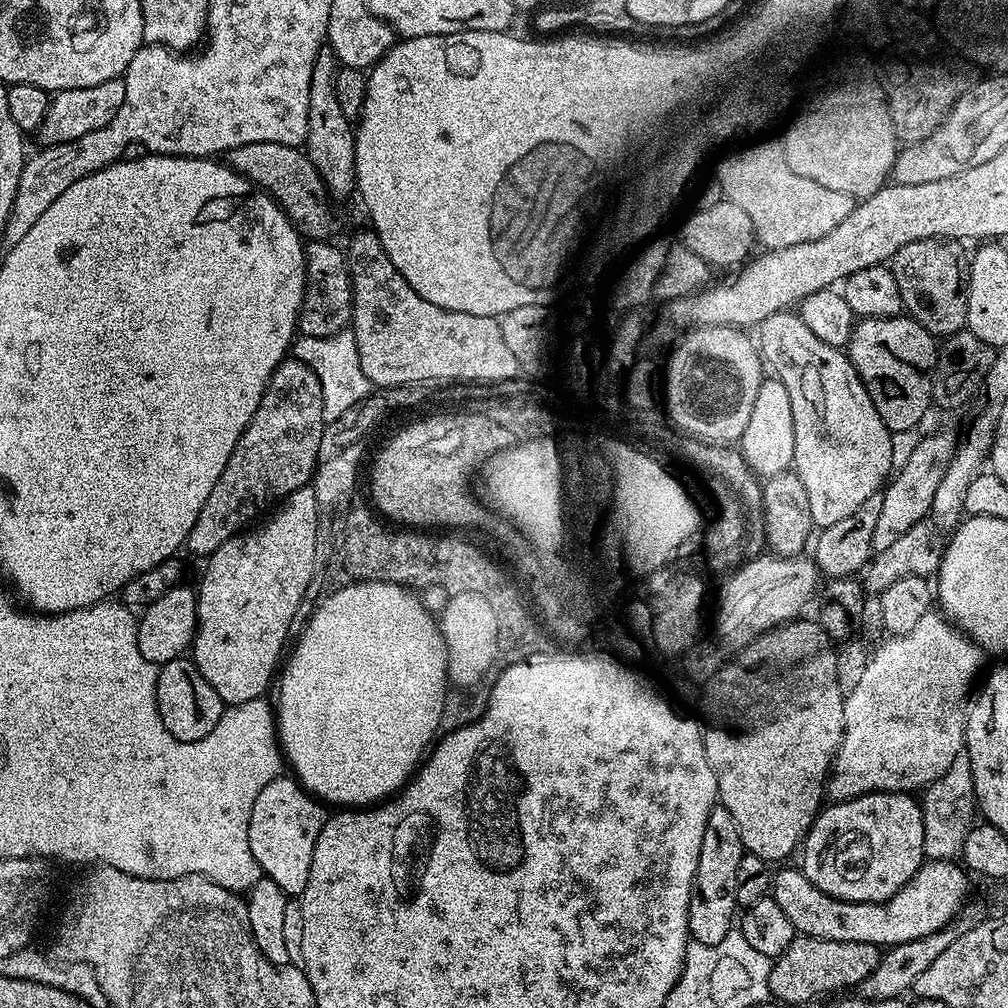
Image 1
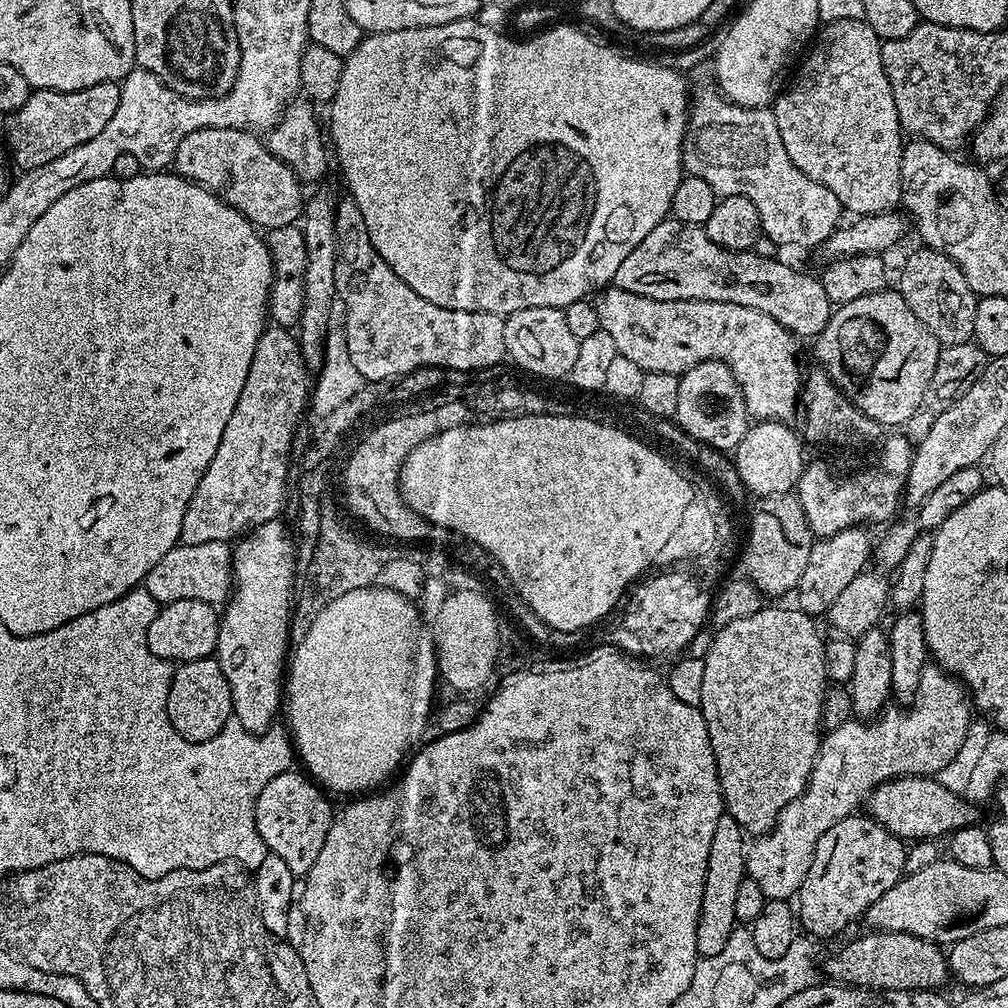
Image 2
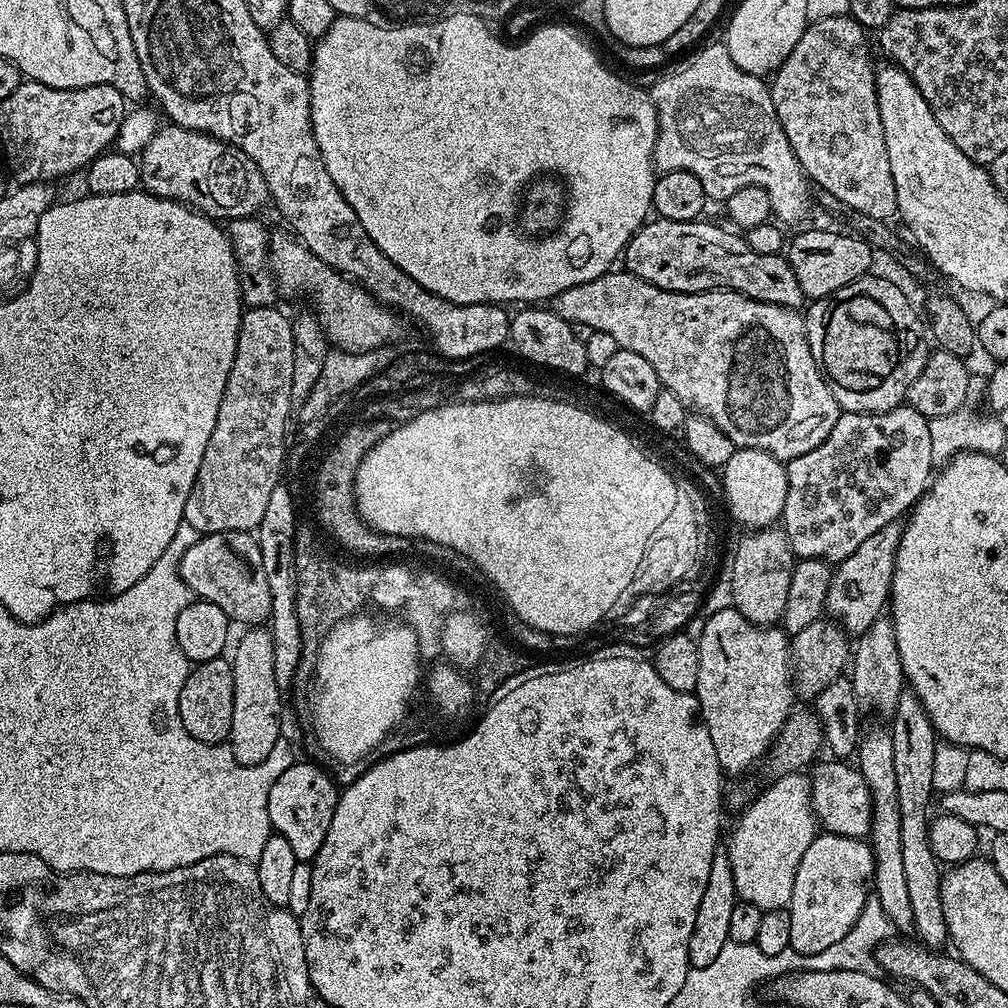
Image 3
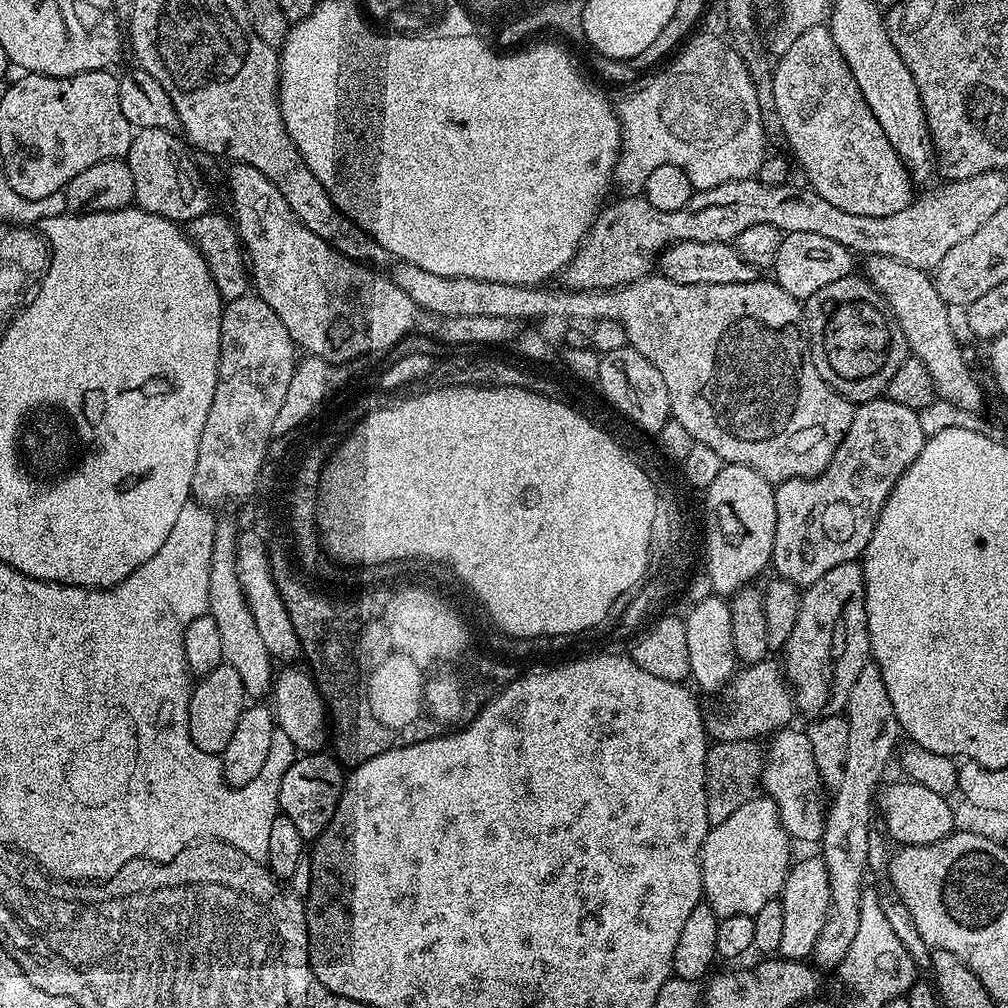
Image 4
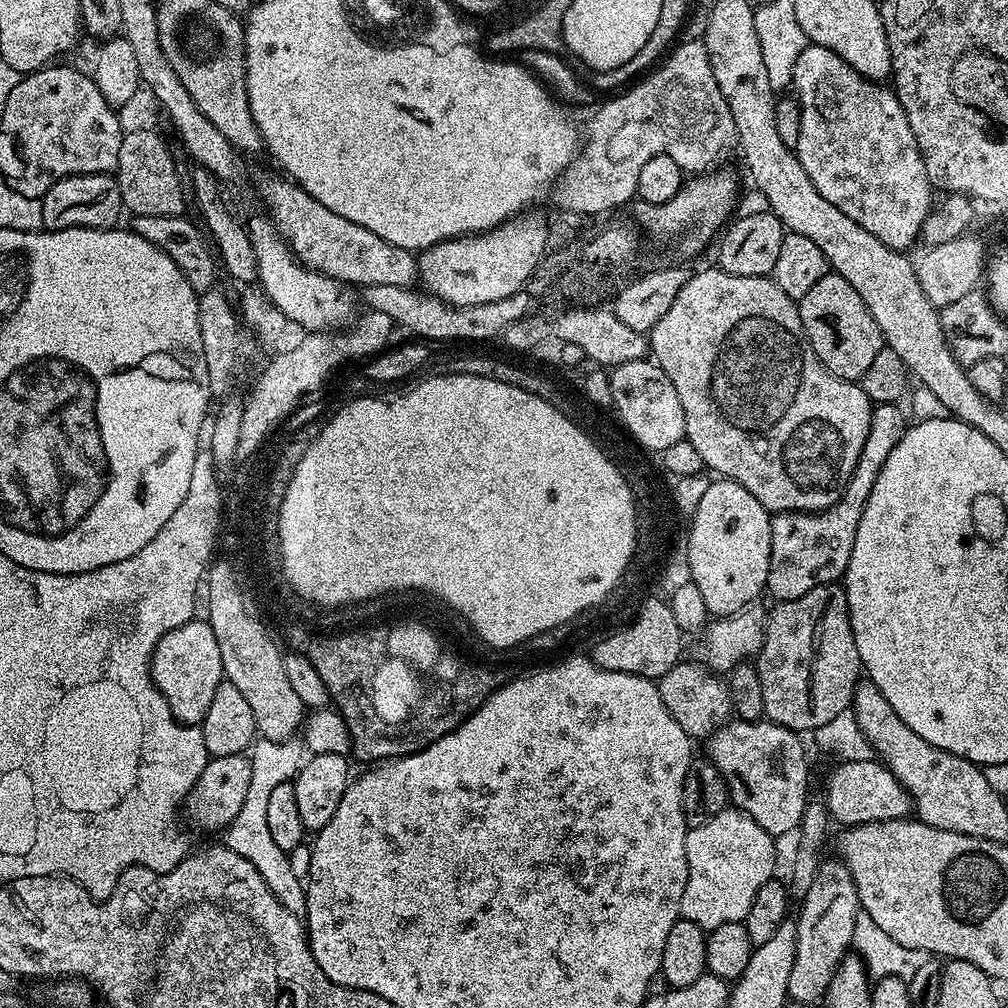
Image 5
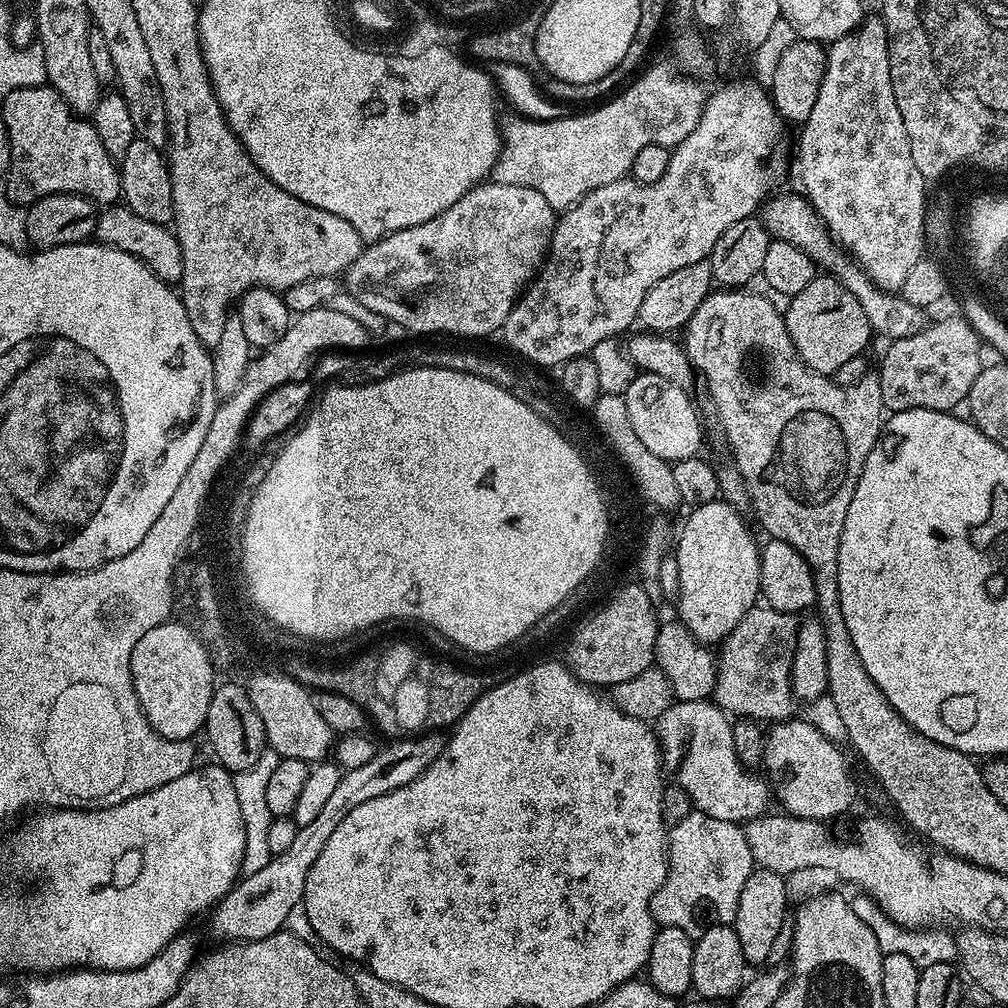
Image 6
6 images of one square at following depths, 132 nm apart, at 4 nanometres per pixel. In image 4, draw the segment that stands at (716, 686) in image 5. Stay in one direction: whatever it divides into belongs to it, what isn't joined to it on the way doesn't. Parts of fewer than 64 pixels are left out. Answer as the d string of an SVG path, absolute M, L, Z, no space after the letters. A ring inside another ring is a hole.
M769 658L739 669L738 675L722 693L724 712L708 712L706 727L713 741L734 742L735 740L755 740L771 737L793 723L792 715L798 712L798 700L793 685L782 667L781 661Z

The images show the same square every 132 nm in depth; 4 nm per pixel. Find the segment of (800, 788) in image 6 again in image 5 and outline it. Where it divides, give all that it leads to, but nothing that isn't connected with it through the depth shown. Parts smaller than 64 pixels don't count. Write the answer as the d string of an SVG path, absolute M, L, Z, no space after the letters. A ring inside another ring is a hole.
M879 759L868 761L843 761L828 776L822 799L829 817L840 826L878 822L879 820L903 820L909 815L910 801L906 791L892 772Z

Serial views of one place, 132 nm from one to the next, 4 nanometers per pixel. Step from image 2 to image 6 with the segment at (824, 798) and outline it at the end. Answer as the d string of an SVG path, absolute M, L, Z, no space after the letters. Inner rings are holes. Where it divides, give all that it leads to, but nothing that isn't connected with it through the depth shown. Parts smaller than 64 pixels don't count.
M693 810L682 822L667 829L668 877L654 894L652 916L660 928L677 928L690 937L701 936L715 924L736 923L738 898L742 886L754 871L750 846L743 827L730 822L718 822Z

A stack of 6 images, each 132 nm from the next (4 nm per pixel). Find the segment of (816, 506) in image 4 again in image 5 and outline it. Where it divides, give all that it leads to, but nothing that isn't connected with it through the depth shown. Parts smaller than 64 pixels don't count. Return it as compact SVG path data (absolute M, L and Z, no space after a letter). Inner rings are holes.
M880 406L875 409L866 446L862 446L860 465L844 487L844 494L837 504L826 512L782 512L772 522L772 570L770 593L772 600L783 602L802 598L804 592L826 584L836 584L843 577L844 567L850 562L852 535L858 530L860 511L874 488L876 474L882 470L884 458L898 444L906 427L900 417L899 407Z

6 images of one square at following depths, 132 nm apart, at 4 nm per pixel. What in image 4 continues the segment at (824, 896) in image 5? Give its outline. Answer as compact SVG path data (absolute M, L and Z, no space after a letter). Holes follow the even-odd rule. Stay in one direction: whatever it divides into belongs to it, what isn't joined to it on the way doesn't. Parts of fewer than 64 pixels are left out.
M875 662L866 663L859 671L858 679L851 687L846 719L850 726L846 774L842 774L842 782L834 789L833 796L836 797L833 800L831 797L827 807L822 841L822 859L830 878L832 901L826 926L822 926L822 934L818 934L818 942L814 942L810 957L811 963L820 970L839 969L840 963L846 958L846 950L850 950L850 942L854 942L854 934L858 934L860 894L866 887L864 872L869 871L868 851L870 829L873 827L874 797L885 779L883 776L888 763L891 760L893 763L902 736L900 723L894 714L894 702L890 702L890 694L886 694L886 681Z

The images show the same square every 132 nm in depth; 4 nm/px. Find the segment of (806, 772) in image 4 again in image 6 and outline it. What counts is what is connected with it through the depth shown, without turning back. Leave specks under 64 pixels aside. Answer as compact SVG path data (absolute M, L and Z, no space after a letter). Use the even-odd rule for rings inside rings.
M711 699L707 700L676 700L655 721L654 731L656 739L660 742L662 764L665 769L672 771L675 787L692 800L695 811L706 814L710 818L718 818L718 822L730 822L741 826L765 815L769 811L768 796L770 800L770 784L759 771L744 765L738 760L734 752L734 734L732 733L733 721L729 713L718 707Z

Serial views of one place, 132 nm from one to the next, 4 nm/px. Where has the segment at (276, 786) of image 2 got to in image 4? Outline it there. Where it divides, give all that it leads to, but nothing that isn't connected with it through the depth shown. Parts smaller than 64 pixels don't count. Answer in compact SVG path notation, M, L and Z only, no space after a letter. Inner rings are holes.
M328 754L324 755L301 755L290 766L290 770L286 770L286 778L282 778L280 812L290 818L290 822L294 822L298 834L302 834L306 842L315 842L322 830L326 830L330 818L334 818L334 810L344 789L345 769L337 759Z

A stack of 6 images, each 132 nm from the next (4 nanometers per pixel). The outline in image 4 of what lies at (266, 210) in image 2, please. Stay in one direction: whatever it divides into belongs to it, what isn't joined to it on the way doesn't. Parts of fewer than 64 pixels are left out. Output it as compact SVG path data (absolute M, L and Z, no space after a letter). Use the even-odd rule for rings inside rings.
M141 128L133 135L126 161L134 178L135 207L177 222L198 218L213 207L212 196L187 151L185 141L167 130Z

